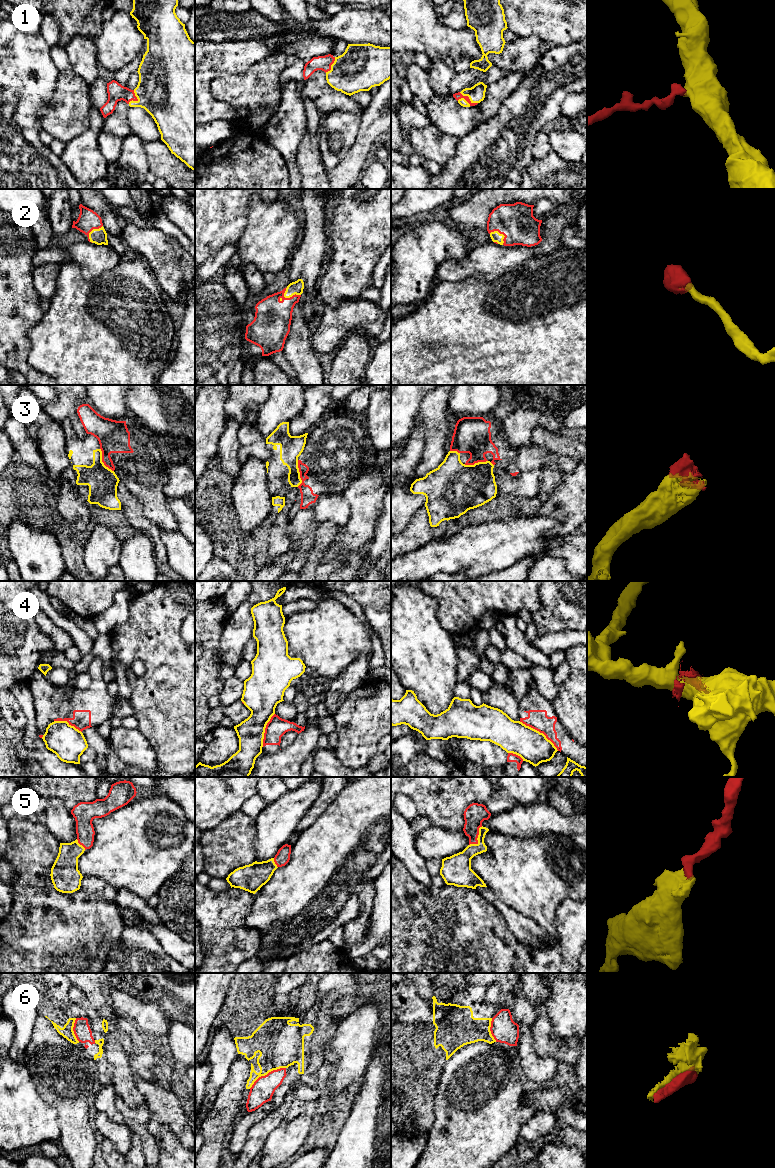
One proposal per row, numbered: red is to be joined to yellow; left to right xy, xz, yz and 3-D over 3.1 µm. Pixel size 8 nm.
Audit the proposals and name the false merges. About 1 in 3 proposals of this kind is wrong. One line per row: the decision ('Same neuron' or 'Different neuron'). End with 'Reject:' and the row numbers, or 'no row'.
1: Same neuron
2: Same neuron
3: Different neuron
4: Different neuron
5: Same neuron
6: Different neuron
Reject: 3, 4, 6

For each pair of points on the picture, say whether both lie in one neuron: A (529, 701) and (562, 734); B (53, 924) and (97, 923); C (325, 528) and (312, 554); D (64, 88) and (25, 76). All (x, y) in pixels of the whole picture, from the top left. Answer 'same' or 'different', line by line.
A: same
B: same
C: same
D: different

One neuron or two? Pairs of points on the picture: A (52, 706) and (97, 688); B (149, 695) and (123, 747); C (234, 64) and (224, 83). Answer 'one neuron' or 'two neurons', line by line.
A: one neuron
B: two neurons
C: two neurons

